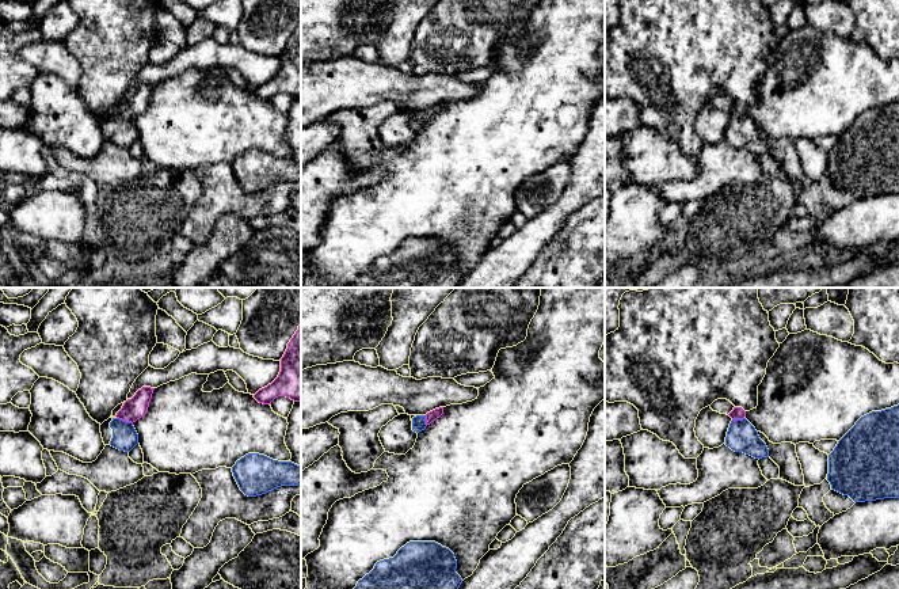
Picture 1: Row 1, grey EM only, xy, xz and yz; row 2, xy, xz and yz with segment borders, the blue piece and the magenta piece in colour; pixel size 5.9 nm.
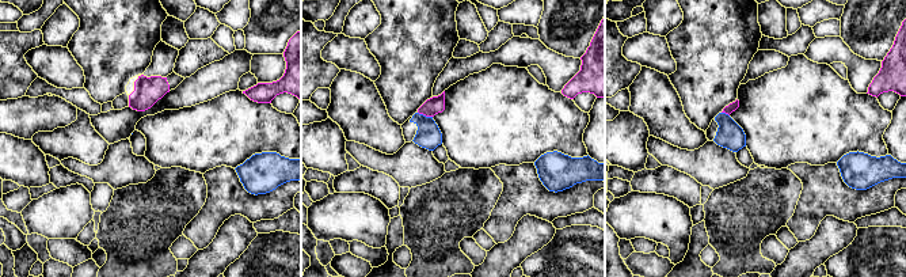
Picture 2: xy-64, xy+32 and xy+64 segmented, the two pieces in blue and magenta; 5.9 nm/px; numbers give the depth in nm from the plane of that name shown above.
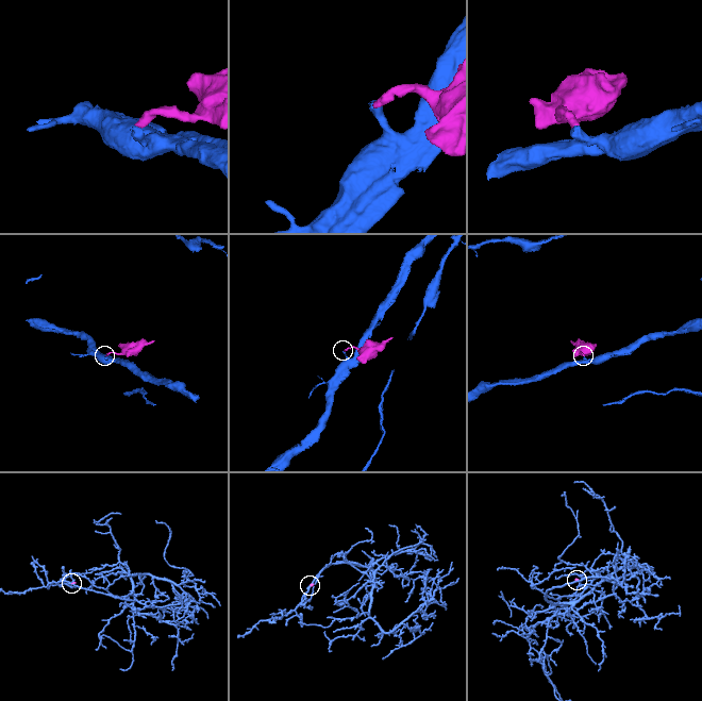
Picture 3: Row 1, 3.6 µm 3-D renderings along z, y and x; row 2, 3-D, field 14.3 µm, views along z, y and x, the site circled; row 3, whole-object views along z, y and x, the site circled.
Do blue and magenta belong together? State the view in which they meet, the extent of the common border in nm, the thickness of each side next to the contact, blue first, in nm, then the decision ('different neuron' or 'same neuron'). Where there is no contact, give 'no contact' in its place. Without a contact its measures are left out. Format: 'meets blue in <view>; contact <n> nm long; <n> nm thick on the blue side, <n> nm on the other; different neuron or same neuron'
meets blue in xy; contact 100 nm long; 150 nm thick on the blue side, 130 nm on the other; same neuron

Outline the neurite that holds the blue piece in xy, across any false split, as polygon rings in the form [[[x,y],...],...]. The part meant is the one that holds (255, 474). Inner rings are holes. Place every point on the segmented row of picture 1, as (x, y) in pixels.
[[[248,453],[237,460],[232,472],[240,490],[248,497],[266,494],[281,486],[301,484],[300,466],[259,453]]]

